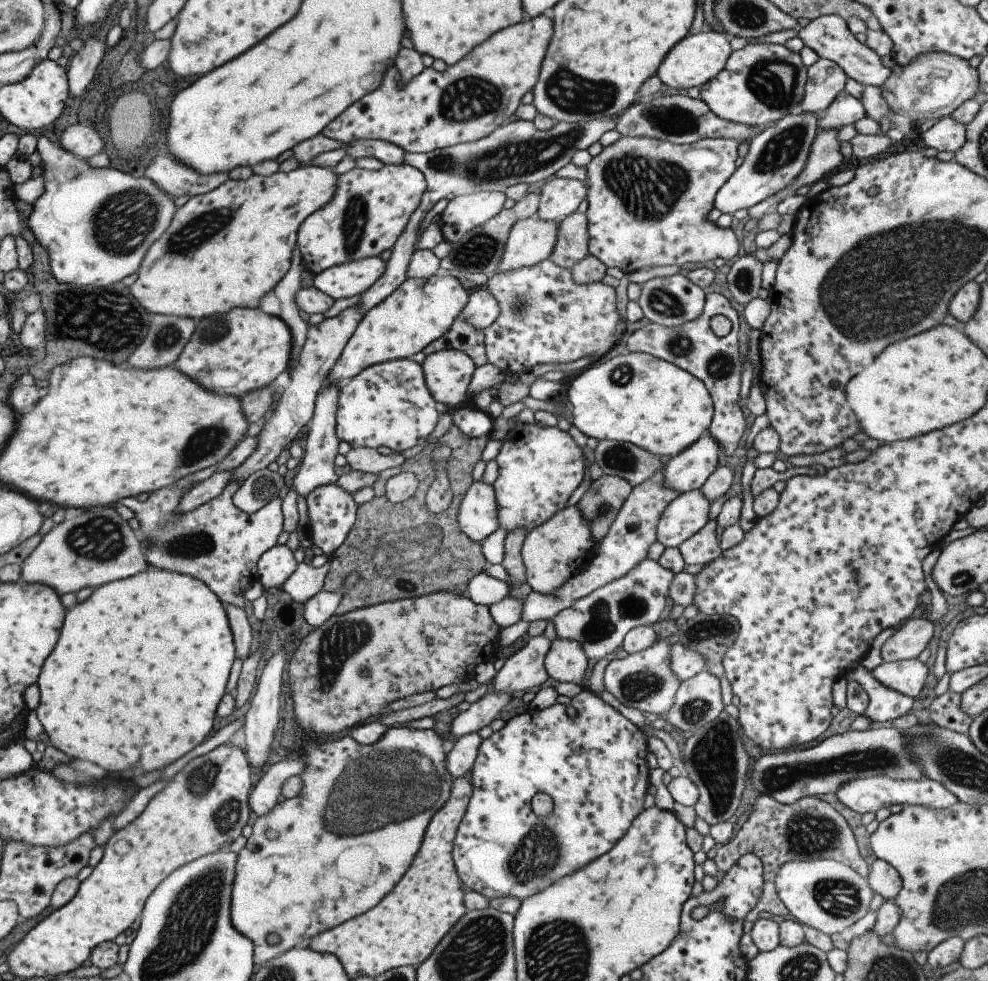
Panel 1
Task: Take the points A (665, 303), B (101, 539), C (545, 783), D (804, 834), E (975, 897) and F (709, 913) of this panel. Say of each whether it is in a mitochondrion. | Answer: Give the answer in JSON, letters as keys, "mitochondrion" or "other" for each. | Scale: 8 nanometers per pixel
{"A":"mitochondrion","B":"mitochondrion","C":"other","D":"mitochondrion","E":"mitochondrion","F":"mitochondrion"}

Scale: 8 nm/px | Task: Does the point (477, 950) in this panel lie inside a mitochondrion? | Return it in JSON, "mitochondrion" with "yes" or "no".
{"mitochondrion":"yes"}

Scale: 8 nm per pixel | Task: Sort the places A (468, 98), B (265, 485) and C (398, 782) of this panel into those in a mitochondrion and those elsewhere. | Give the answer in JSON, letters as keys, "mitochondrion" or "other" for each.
{"A":"mitochondrion","B":"mitochondrion","C":"mitochondrion"}

